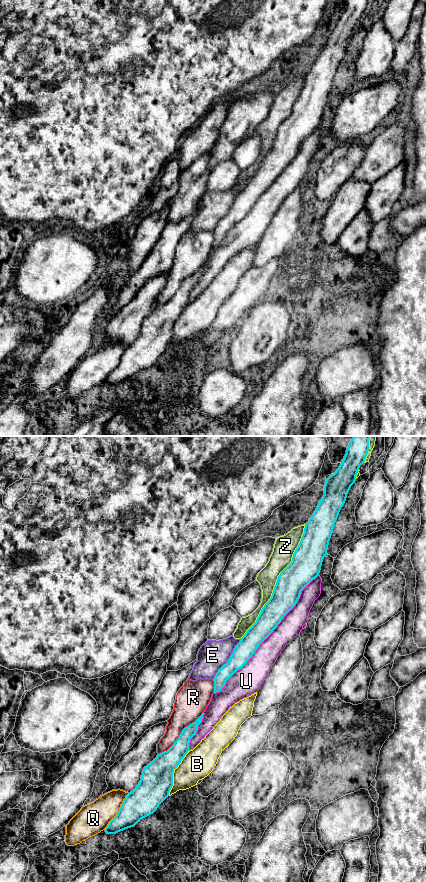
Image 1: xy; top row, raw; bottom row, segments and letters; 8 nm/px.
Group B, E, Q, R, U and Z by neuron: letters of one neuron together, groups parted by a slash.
B / E / Q / R / U / Z

